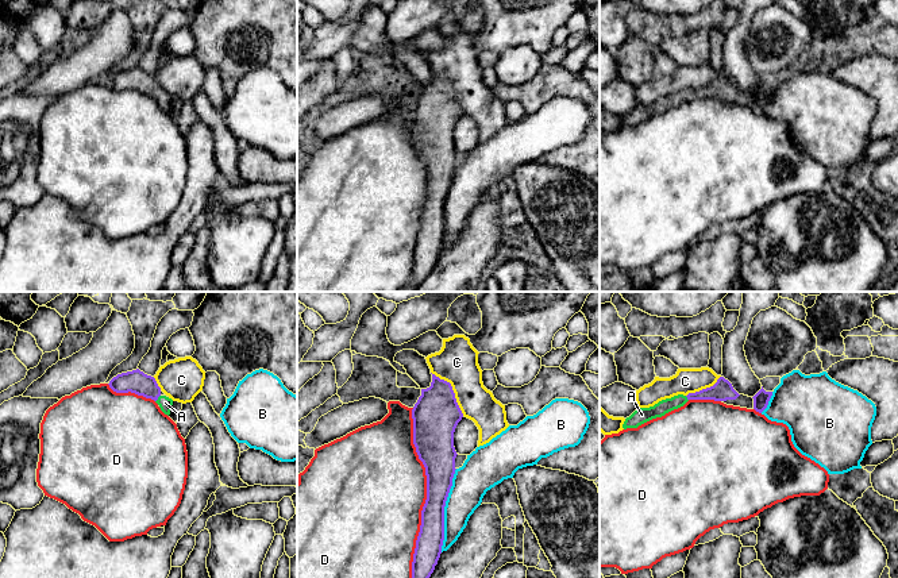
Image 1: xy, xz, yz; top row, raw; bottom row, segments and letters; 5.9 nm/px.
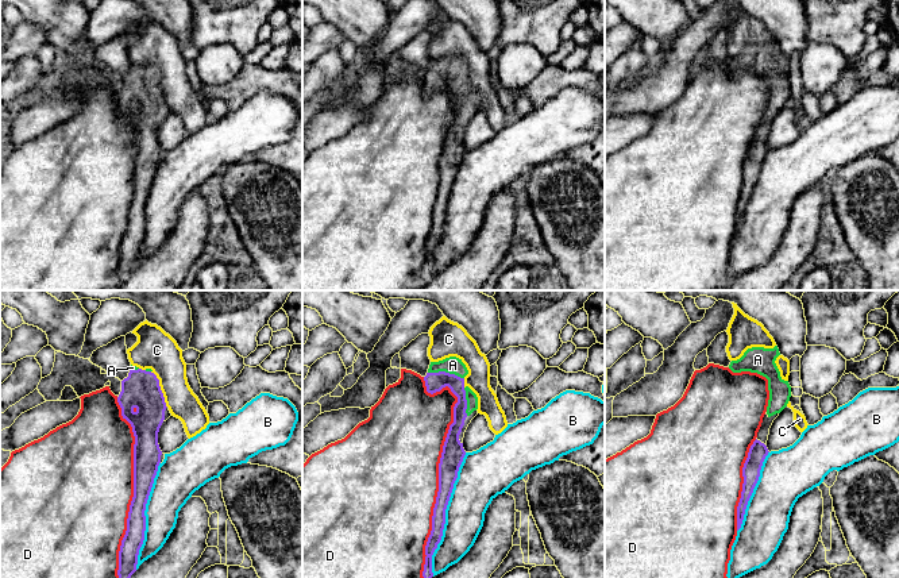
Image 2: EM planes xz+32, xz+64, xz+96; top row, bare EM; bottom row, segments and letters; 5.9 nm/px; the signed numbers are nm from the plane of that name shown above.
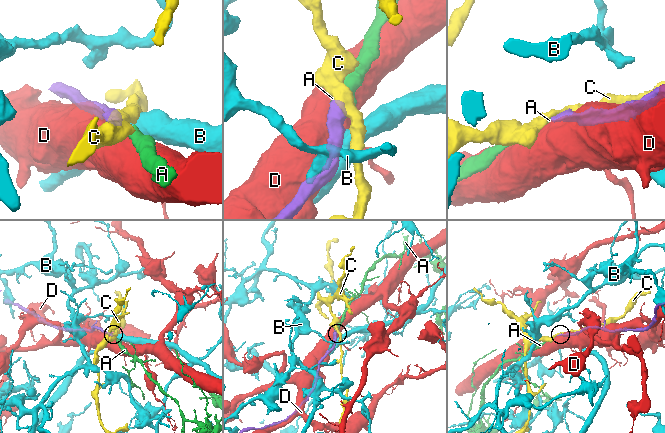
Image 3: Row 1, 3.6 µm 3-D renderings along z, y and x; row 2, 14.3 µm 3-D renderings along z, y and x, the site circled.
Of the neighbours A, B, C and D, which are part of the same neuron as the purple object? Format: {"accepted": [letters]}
{"accepted": ["A"]}

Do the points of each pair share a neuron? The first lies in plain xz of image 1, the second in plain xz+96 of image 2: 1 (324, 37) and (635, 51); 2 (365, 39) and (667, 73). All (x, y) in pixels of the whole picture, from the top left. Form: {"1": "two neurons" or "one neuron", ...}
{"1": "two neurons", "2": "two neurons"}

